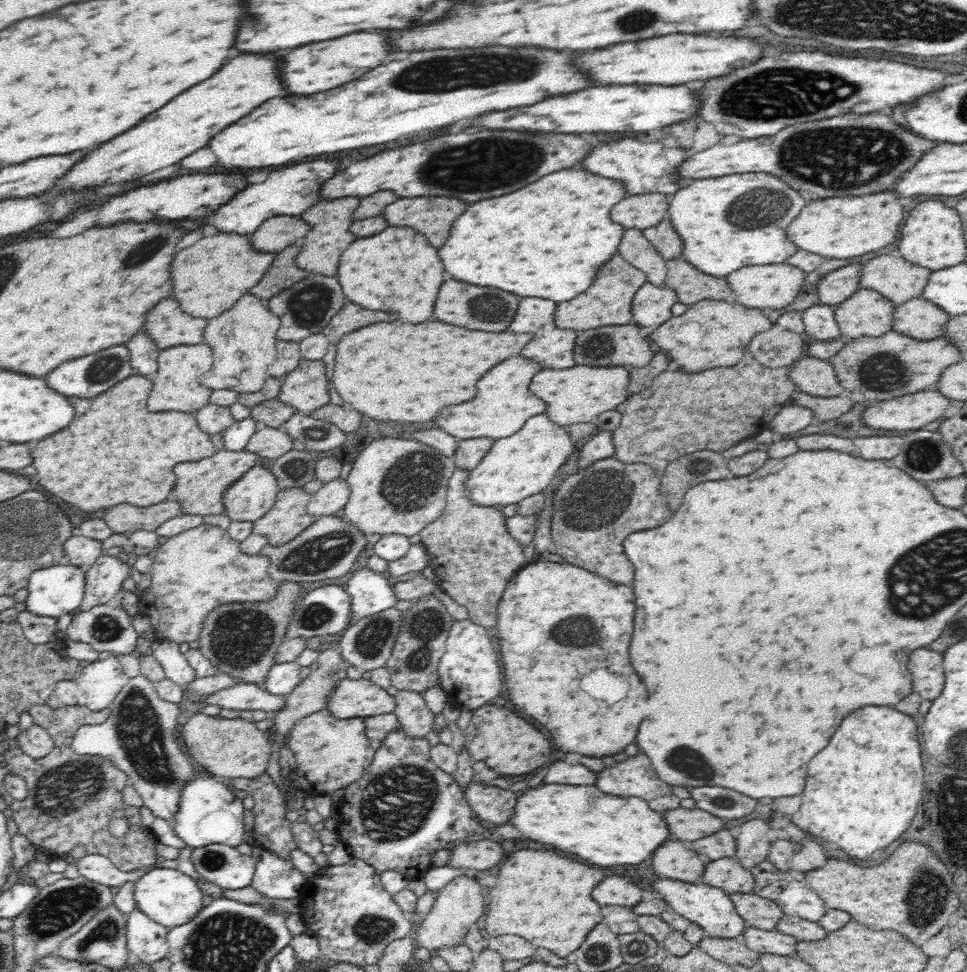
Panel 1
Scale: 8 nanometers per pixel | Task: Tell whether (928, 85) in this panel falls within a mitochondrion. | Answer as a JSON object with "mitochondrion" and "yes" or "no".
{"mitochondrion":"no"}

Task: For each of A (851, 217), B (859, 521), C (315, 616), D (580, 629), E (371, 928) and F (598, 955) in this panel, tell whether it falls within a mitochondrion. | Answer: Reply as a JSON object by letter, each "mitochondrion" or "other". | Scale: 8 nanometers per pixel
{"A":"other","B":"other","C":"mitochondrion","D":"mitochondrion","E":"mitochondrion","F":"mitochondrion"}

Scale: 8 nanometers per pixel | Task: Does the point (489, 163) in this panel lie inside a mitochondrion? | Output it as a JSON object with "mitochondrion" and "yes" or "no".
{"mitochondrion":"yes"}

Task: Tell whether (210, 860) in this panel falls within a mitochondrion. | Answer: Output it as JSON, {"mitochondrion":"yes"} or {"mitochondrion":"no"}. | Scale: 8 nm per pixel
{"mitochondrion":"yes"}

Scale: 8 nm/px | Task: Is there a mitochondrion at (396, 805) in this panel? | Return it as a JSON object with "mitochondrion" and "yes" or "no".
{"mitochondrion":"yes"}

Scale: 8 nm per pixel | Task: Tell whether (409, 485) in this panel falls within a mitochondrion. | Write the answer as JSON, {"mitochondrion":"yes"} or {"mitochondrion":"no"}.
{"mitochondrion":"yes"}

